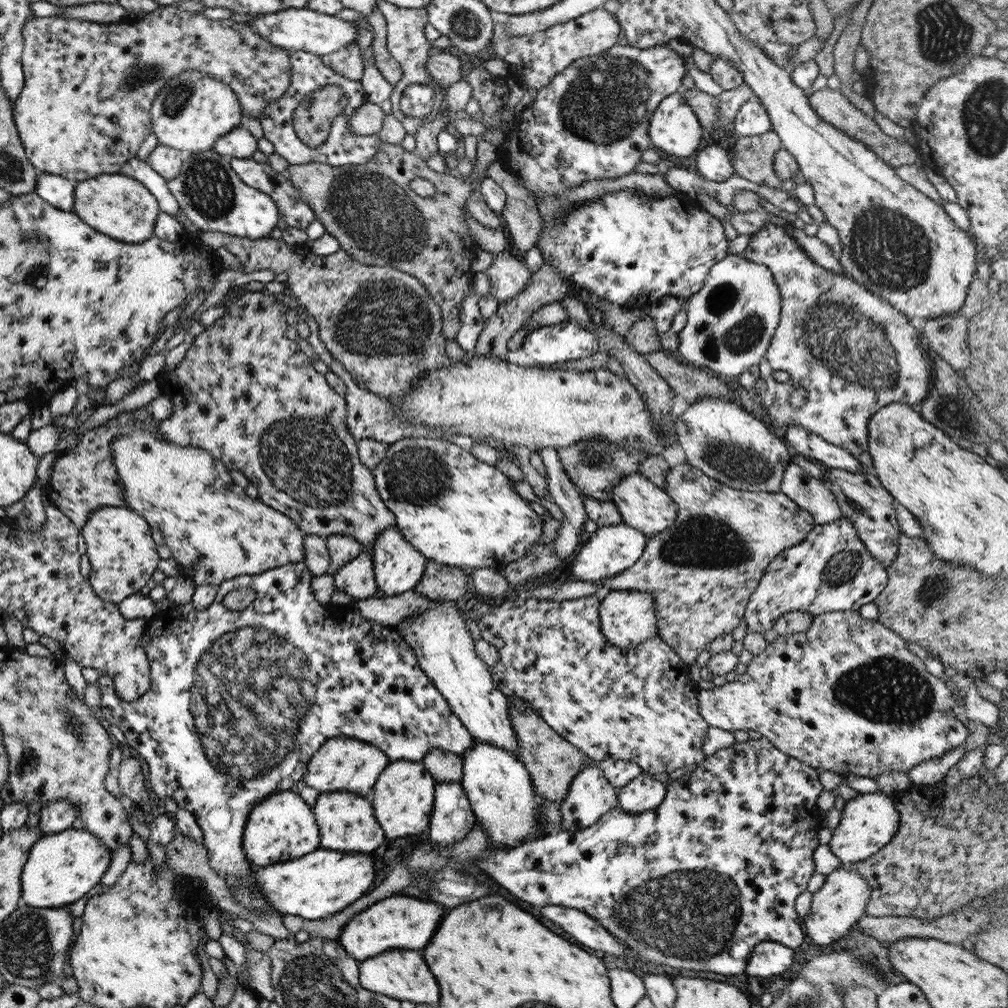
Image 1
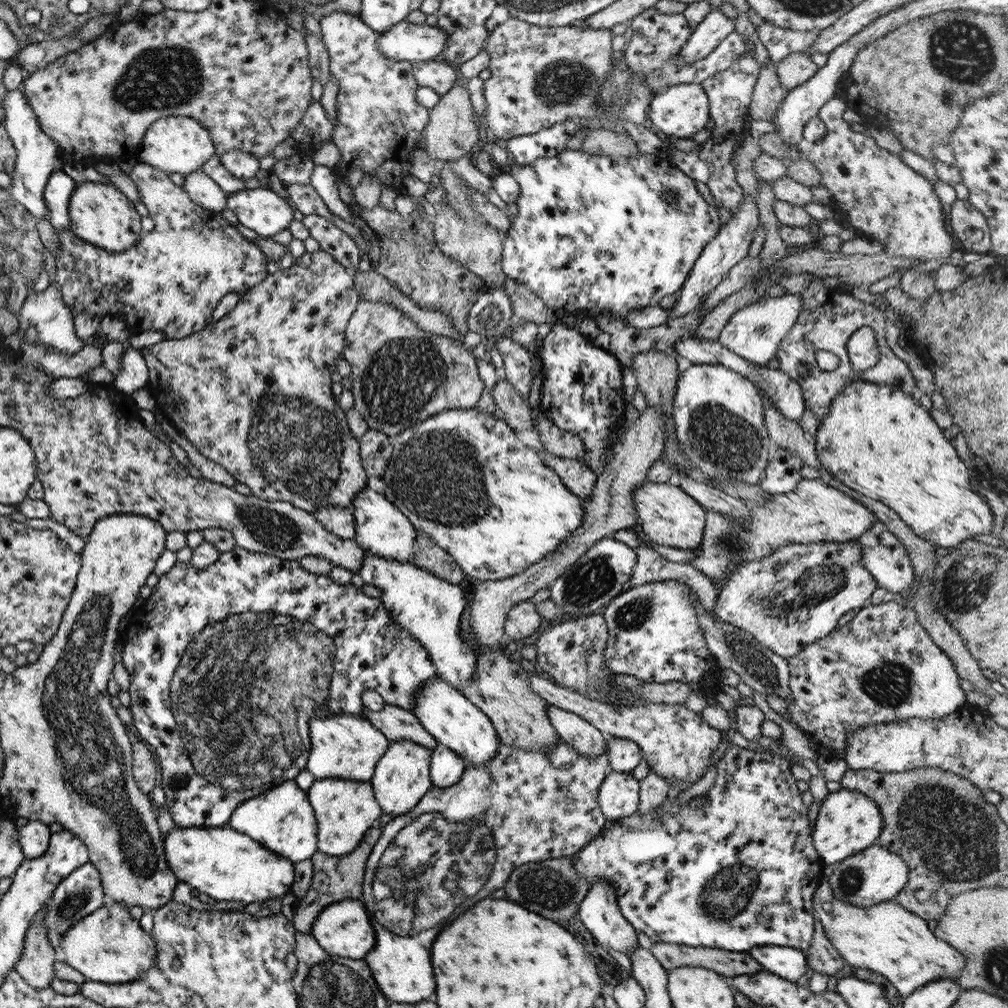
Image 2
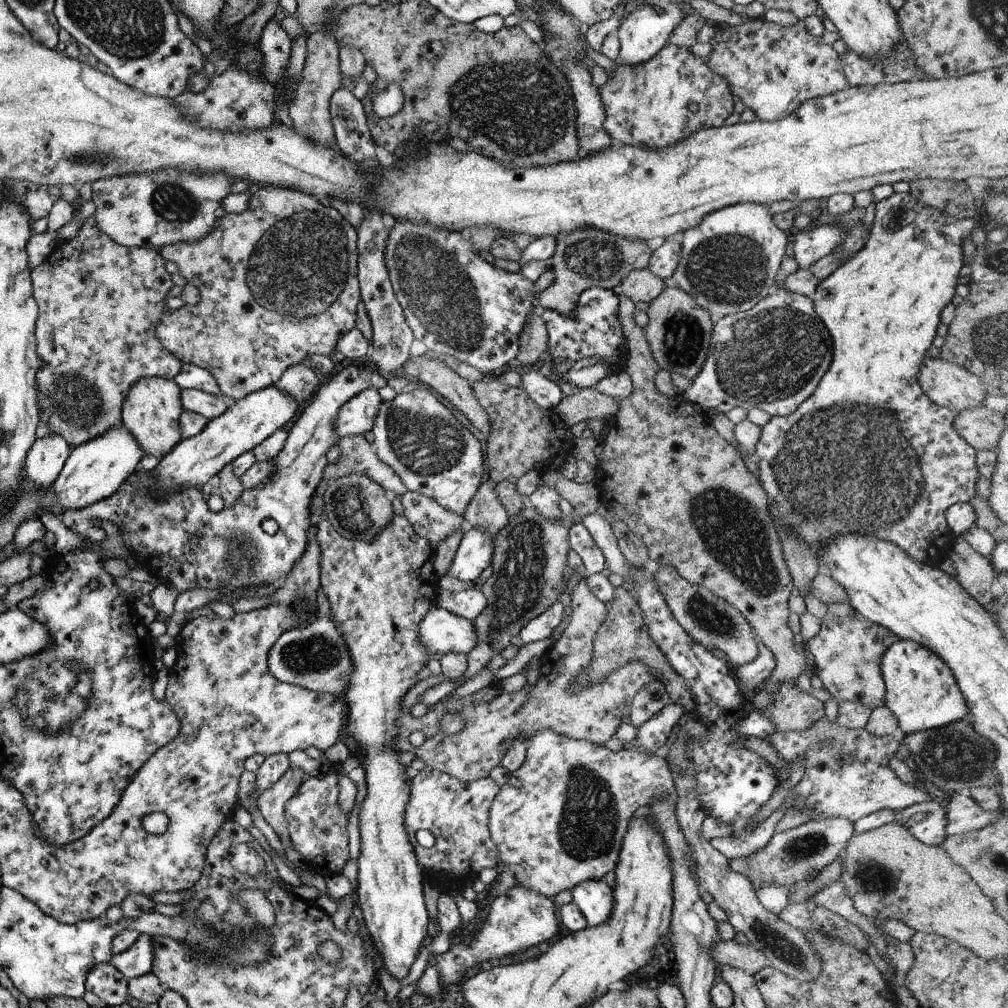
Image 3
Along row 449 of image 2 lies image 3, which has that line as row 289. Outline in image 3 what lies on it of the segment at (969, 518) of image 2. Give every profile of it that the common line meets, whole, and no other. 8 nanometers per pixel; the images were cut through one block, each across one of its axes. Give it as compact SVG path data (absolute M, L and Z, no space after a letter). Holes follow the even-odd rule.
M893 191L889 198L874 203L874 208L873 223L864 246L856 251L851 258L845 260L834 272L819 281L812 294L813 310L822 320L831 336L832 353L829 368L821 376L813 394L807 400L803 400L791 414L784 417L772 416L769 422L761 427L755 450L753 450L753 460L757 464L761 488L769 500L768 511L770 516L775 518L775 522L779 526L787 528L795 538L799 538L815 555L819 553L819 550L823 550L833 538L849 534L849 532L851 534L857 532L861 536L871 534L877 540L891 542L891 544L899 546L903 552L907 552L911 558L915 558L917 562L937 566L943 558L948 557L953 539L953 535L946 525L944 512L952 504L968 503L976 495L975 482L977 482L978 477L976 451L953 430L953 420L957 418L957 414L960 412L933 404L921 390L917 382L917 374L919 366L926 356L925 352L937 334L939 314L943 307L951 302L951 298L956 293L958 286L956 280L959 276L959 270L963 266L961 243L971 236L971 231L976 227L977 222L973 217L953 218L946 211L923 204L909 192L896 193ZM845 482L847 484L861 484L863 488L857 492L869 494L871 500L867 500L867 504L863 504L857 498L851 498L849 496L851 486L847 486Z

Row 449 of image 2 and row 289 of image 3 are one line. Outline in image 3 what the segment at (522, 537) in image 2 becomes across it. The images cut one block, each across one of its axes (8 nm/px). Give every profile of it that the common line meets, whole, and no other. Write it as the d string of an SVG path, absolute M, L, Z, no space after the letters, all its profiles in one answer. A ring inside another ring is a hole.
M397 222L386 238L384 260L392 291L412 336L432 352L446 358L453 356L485 375L494 375L498 374L498 368L516 358L519 334L534 306L533 282L520 272L511 273L493 266L475 250L473 244L465 242L457 232Z

